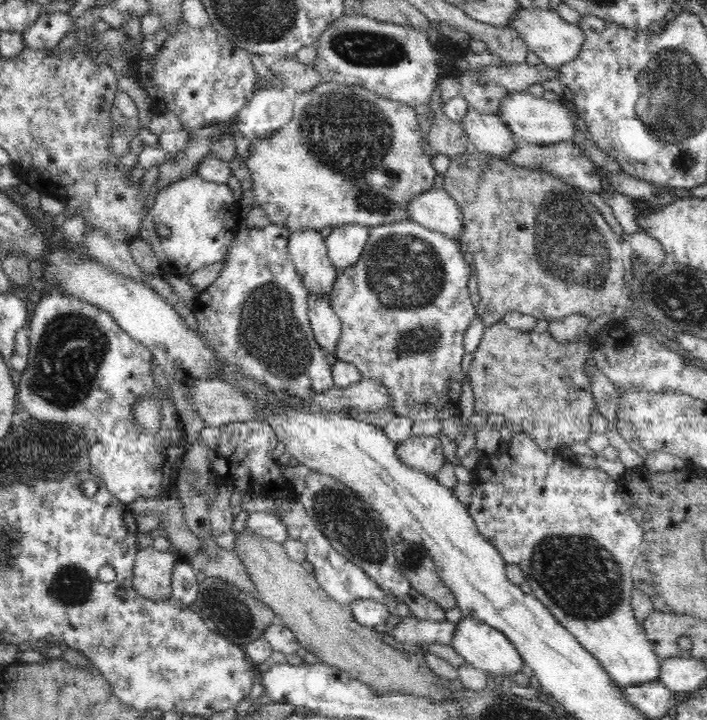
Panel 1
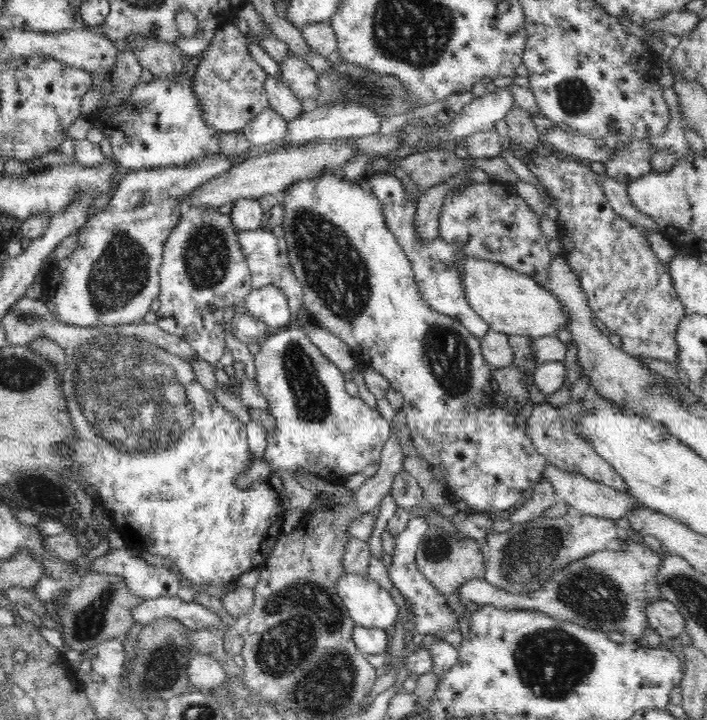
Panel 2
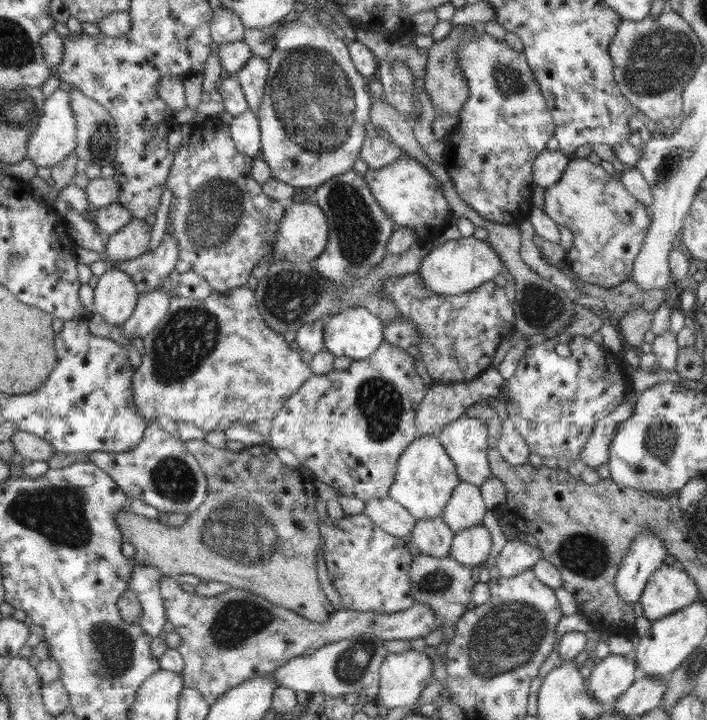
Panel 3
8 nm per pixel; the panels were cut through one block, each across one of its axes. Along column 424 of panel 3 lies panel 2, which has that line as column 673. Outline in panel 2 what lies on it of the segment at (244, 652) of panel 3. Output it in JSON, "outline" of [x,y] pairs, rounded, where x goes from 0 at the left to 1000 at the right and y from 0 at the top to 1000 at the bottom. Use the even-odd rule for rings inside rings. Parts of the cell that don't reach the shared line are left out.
{"outline":[[[922,832],[915,839],[918,872],[928,875],[939,890],[963,883],[969,878],[970,863],[950,836]]]}

